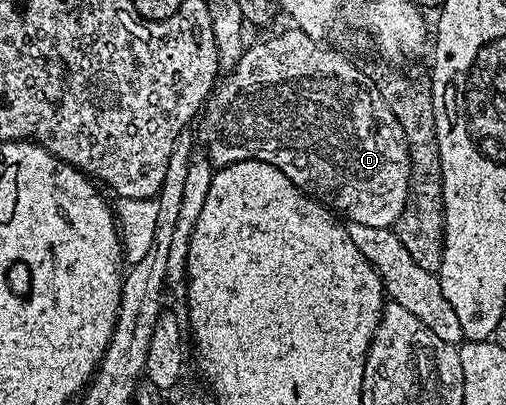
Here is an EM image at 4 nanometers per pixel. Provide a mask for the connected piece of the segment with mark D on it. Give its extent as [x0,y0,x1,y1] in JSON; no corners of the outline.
[201,29,414,228]

